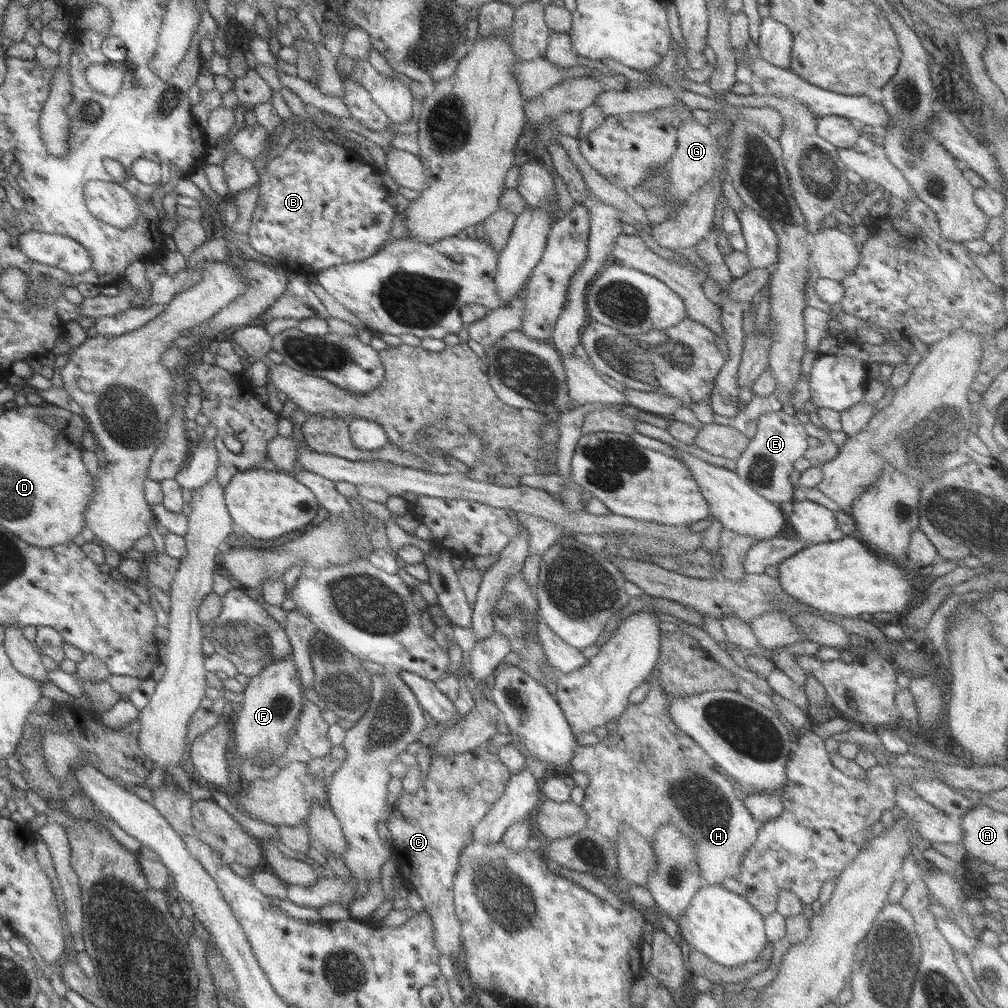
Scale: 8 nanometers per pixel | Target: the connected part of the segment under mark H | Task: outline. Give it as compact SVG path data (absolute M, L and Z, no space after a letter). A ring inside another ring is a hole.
M647 678L646 681L648 689L643 700L640 700L637 704L630 704L627 706L626 709L618 716L615 728L611 727L605 736L599 736L599 739L595 740L595 744L591 744L591 746L575 747L573 757L569 759L569 766L571 766L575 772L582 772L585 774L589 780L589 785L584 790L585 796L583 797L583 801L580 805L581 811L585 813L585 827L605 837L605 839L609 841L610 846L612 846L613 851L615 851L615 839L617 839L617 831L619 831L621 827L627 827L631 829L631 831L635 831L635 833L641 835L641 837L643 837L643 839L645 839L645 841L651 846L653 843L653 837L655 837L655 831L657 831L661 825L669 823L669 825L673 825L675 829L679 830L679 833L685 835L685 837L694 844L694 863L698 868L701 884L719 885L722 879L725 877L733 878L734 874L738 871L739 861L745 854L746 850L751 846L751 844L753 844L753 841L755 841L757 831L759 831L761 823L754 820L750 816L749 812L745 810L746 808L743 806L742 800L739 800L739 798L735 796L735 790L731 788L731 782L729 782L729 780L725 780L725 776L717 770L717 766L715 766L715 764L707 757L707 754L705 754L705 752L695 744L694 740L691 740L691 738L689 738L689 736L687 736L683 731L680 731L679 728L675 726L675 723L670 719L667 712L670 698L667 692L663 690L659 680Z

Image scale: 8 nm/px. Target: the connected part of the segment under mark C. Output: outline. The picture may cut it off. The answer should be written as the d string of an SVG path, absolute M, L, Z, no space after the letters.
M484 746L475 748L469 753L461 753L461 755L449 755L449 757L433 755L429 771L425 778L421 778L417 791L413 795L405 795L401 792L395 804L390 807L392 812L384 825L393 842L389 845L391 857L396 860L398 870L403 874L403 884L408 891L417 894L423 903L423 911L430 918L432 943L443 956L462 955L462 942L458 937L460 928L453 910L451 892L453 876L458 867L459 853L470 842L472 830L479 820L483 819L483 816L491 809L491 805L503 795L508 779L507 768L495 754L489 754Z

